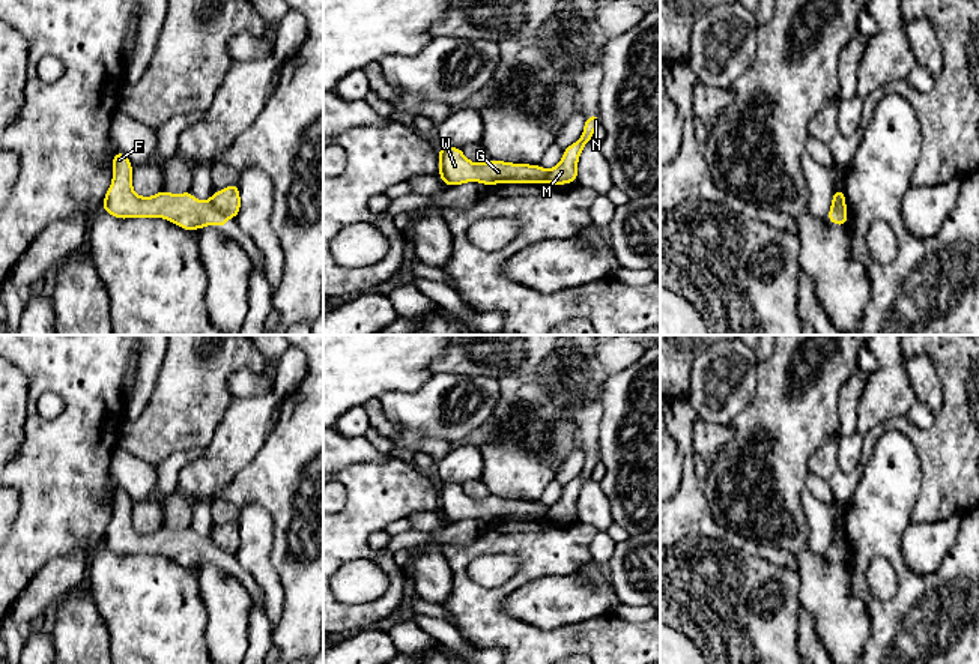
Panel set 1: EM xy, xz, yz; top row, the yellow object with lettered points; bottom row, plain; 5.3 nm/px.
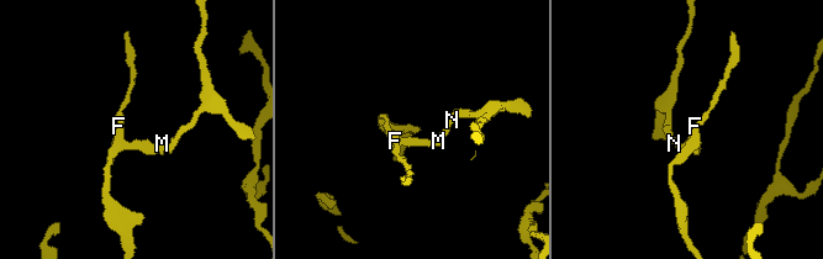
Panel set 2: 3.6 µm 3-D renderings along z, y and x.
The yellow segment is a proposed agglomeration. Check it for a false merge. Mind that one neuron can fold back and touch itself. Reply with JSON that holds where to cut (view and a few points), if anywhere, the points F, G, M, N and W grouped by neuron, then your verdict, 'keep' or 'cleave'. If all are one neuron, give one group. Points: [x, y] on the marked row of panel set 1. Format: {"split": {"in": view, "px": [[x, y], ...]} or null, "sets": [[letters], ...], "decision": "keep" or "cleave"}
{"split": {"in": "xy", "px": [[209, 200], [223, 214]]}, "sets": [["F", "G", "W"], ["M", "N"]], "decision": "cleave"}

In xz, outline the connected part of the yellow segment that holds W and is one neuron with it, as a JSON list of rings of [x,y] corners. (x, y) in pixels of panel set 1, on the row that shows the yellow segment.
[[[439,146],[439,177],[448,186],[480,182],[495,183],[546,183],[549,170],[531,164],[513,164],[489,159],[471,162],[460,147]]]

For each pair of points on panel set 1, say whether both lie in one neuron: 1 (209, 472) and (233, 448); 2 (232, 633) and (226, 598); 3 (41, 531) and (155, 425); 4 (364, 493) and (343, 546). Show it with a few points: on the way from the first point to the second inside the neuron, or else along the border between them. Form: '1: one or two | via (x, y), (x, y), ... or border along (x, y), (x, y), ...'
1: one | via (215, 466), (227, 454)
2: one | via (227, 624), (227, 607)
3: two | border along (124, 421), (116, 445)
4: one | via (364, 507), (364, 514), (348, 532)

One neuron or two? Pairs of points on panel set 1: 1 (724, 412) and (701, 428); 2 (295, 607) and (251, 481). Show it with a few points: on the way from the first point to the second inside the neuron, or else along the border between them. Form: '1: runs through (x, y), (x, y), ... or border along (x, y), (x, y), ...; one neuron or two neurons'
1: border along (698, 416), (710, 422), (730, 424); two neurons
2: runs through (295, 576), (280, 561), (280, 513); one neuron

